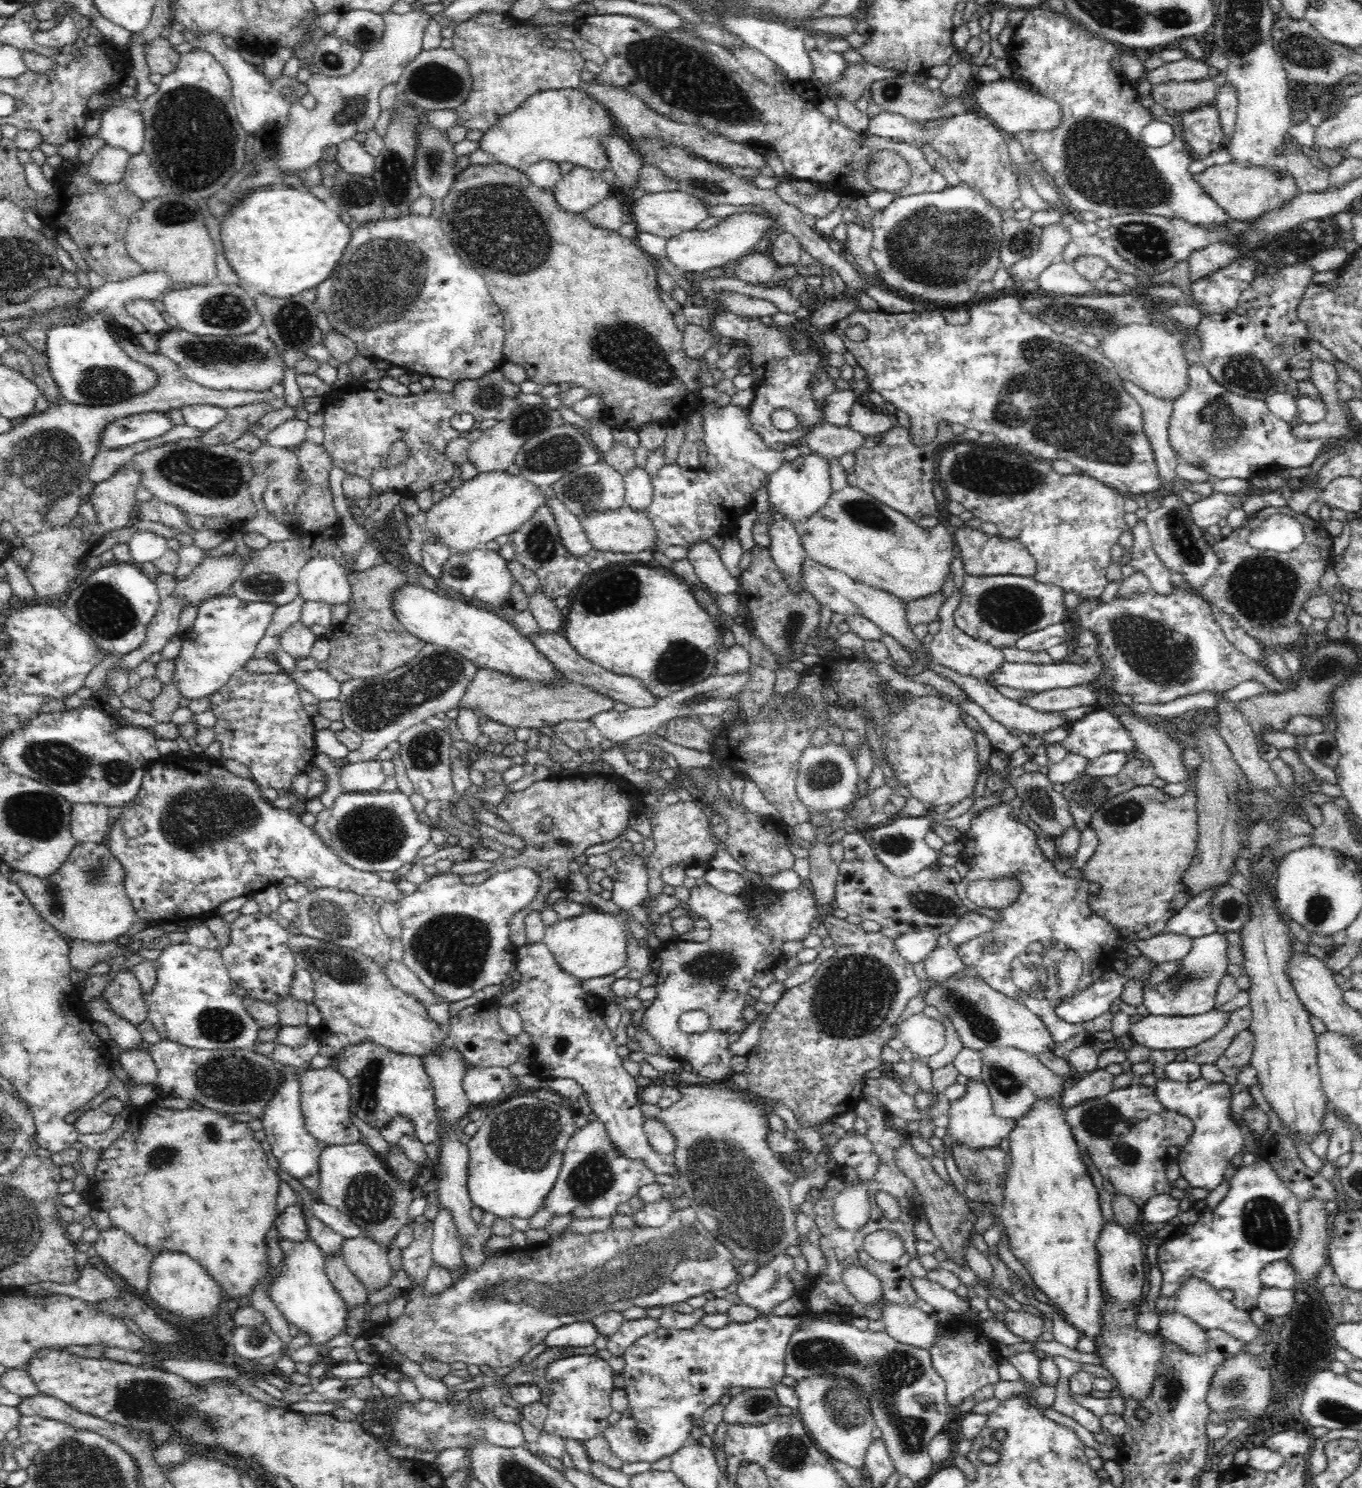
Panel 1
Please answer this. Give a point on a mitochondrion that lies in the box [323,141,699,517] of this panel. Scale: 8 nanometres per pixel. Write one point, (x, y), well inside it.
(479, 222)

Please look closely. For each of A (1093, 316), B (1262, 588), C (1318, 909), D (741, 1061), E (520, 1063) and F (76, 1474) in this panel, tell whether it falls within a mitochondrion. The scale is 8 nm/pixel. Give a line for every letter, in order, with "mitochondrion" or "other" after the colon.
A: mitochondrion
B: mitochondrion
C: mitochondrion
D: other
E: other
F: mitochondrion

